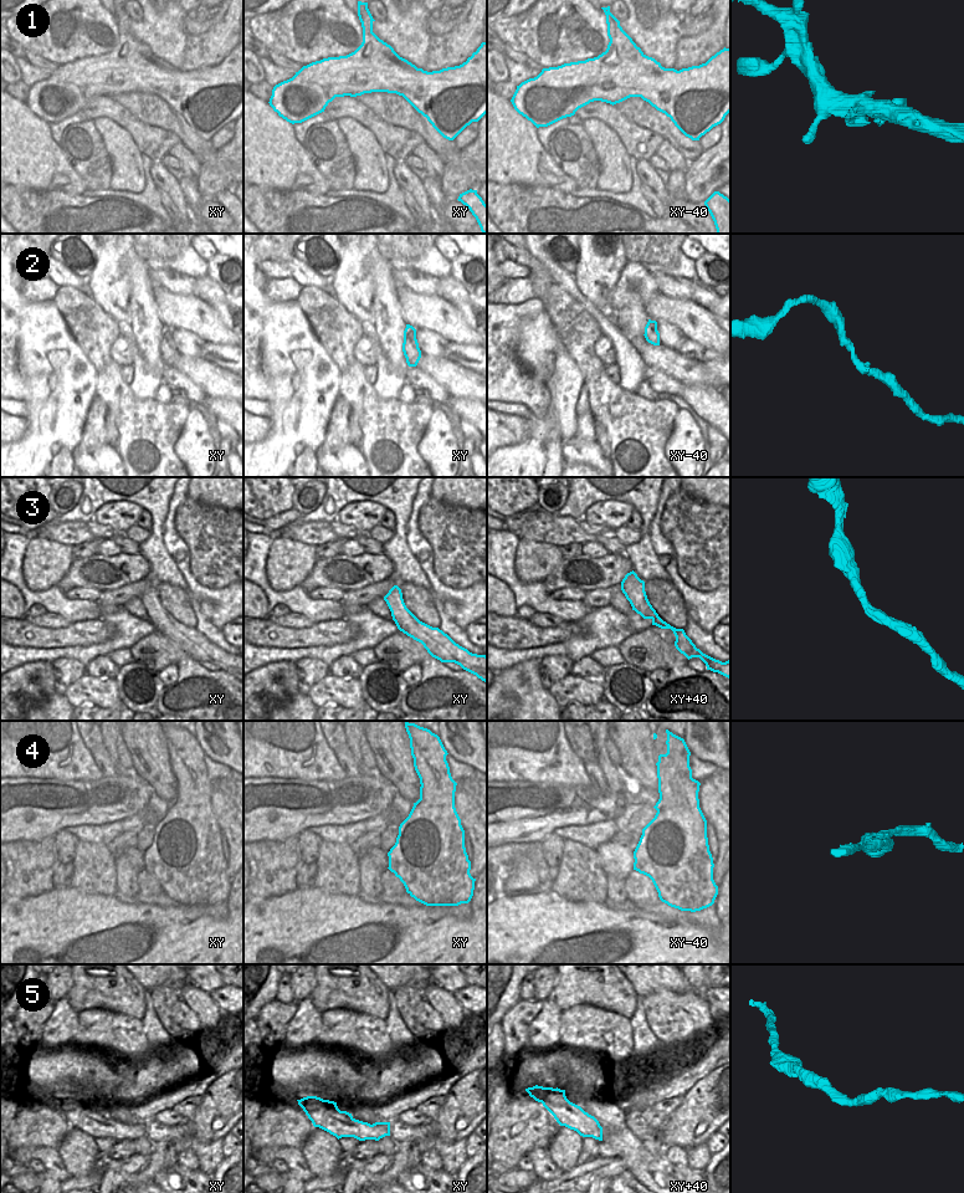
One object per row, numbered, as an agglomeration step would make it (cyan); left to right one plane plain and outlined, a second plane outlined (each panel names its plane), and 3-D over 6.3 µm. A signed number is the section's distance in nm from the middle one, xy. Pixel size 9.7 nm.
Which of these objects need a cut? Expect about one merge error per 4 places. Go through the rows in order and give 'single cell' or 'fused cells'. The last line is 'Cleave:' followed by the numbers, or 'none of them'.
1: single cell
2: single cell
3: single cell
4: single cell
5: single cell
Cleave: none of them

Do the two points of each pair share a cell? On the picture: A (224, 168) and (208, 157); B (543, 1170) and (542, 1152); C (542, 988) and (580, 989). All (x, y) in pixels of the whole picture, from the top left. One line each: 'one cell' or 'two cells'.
A: one cell
B: one cell
C: two cells

